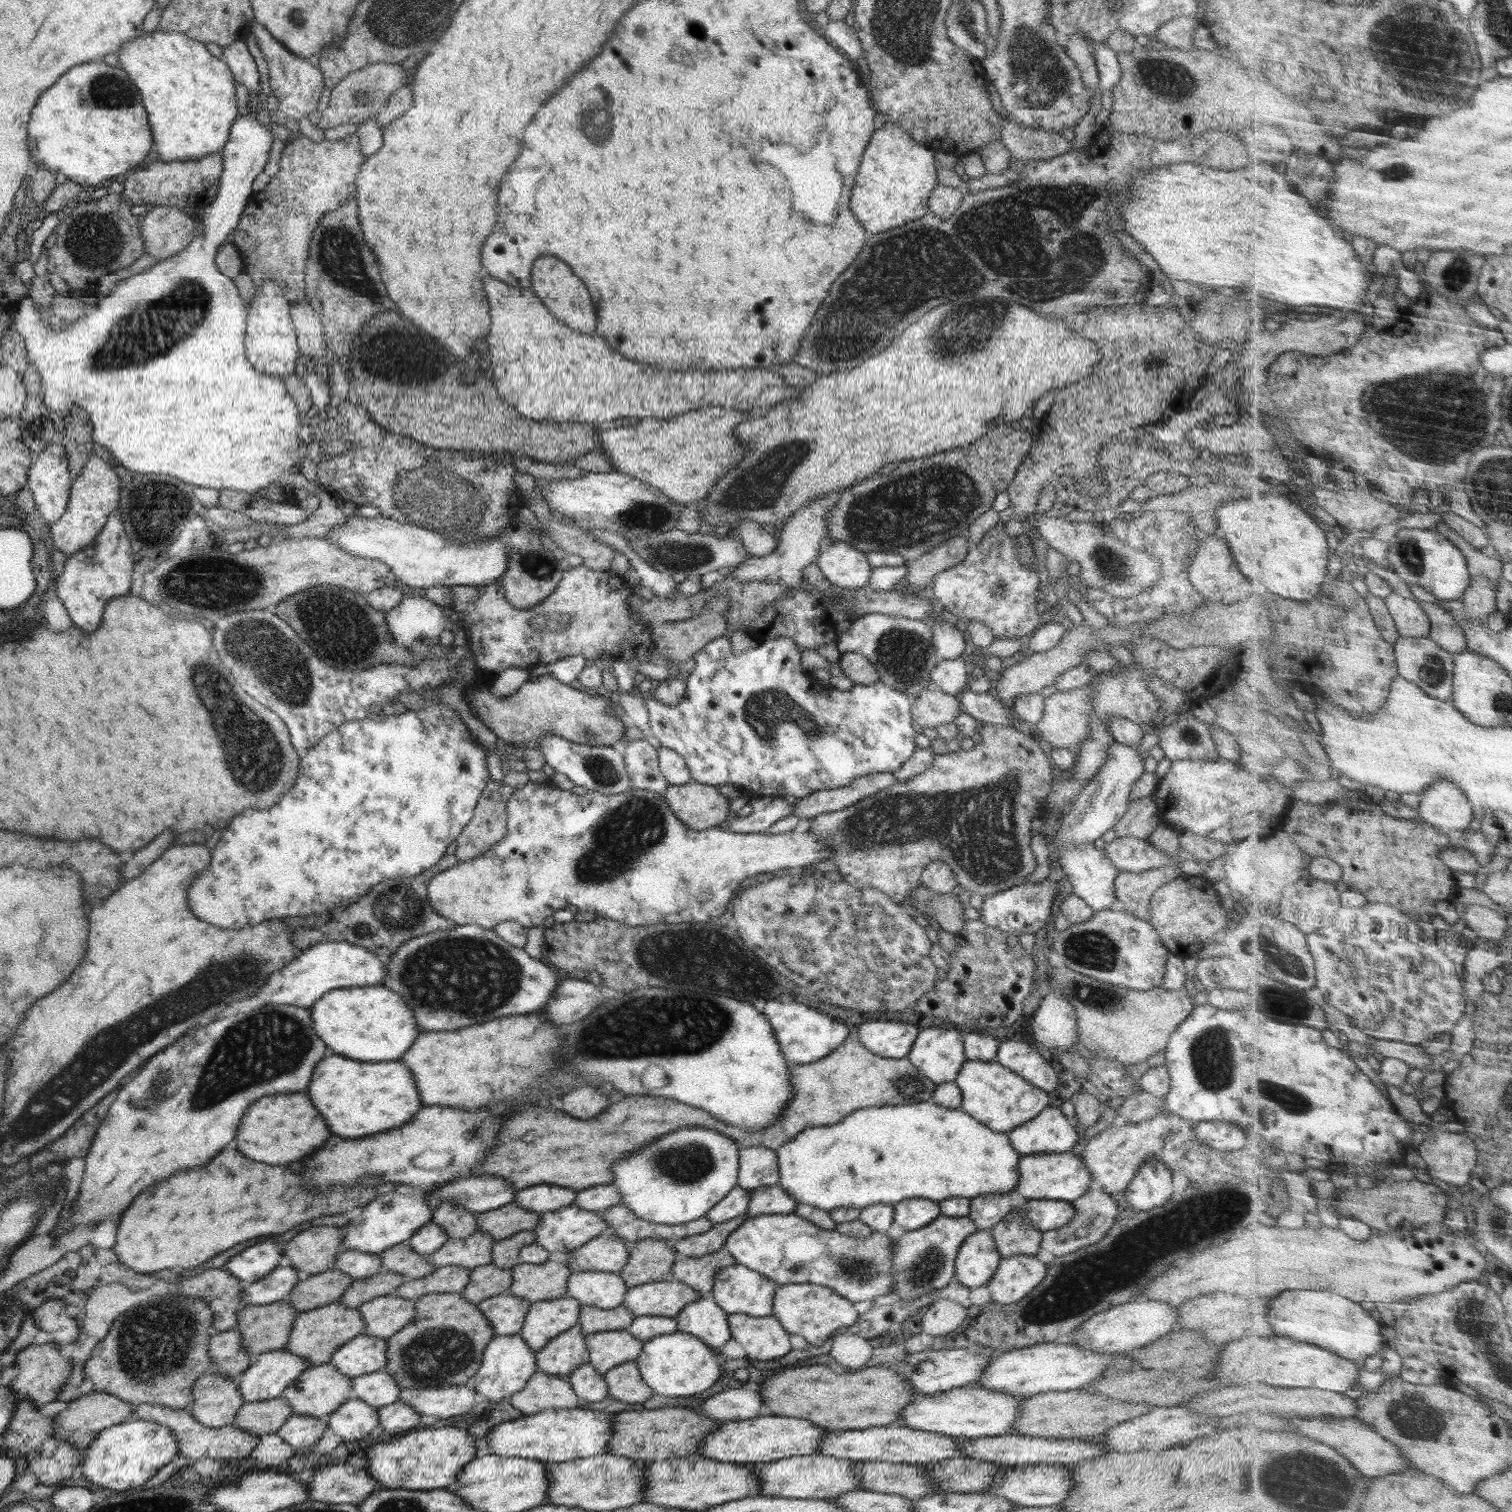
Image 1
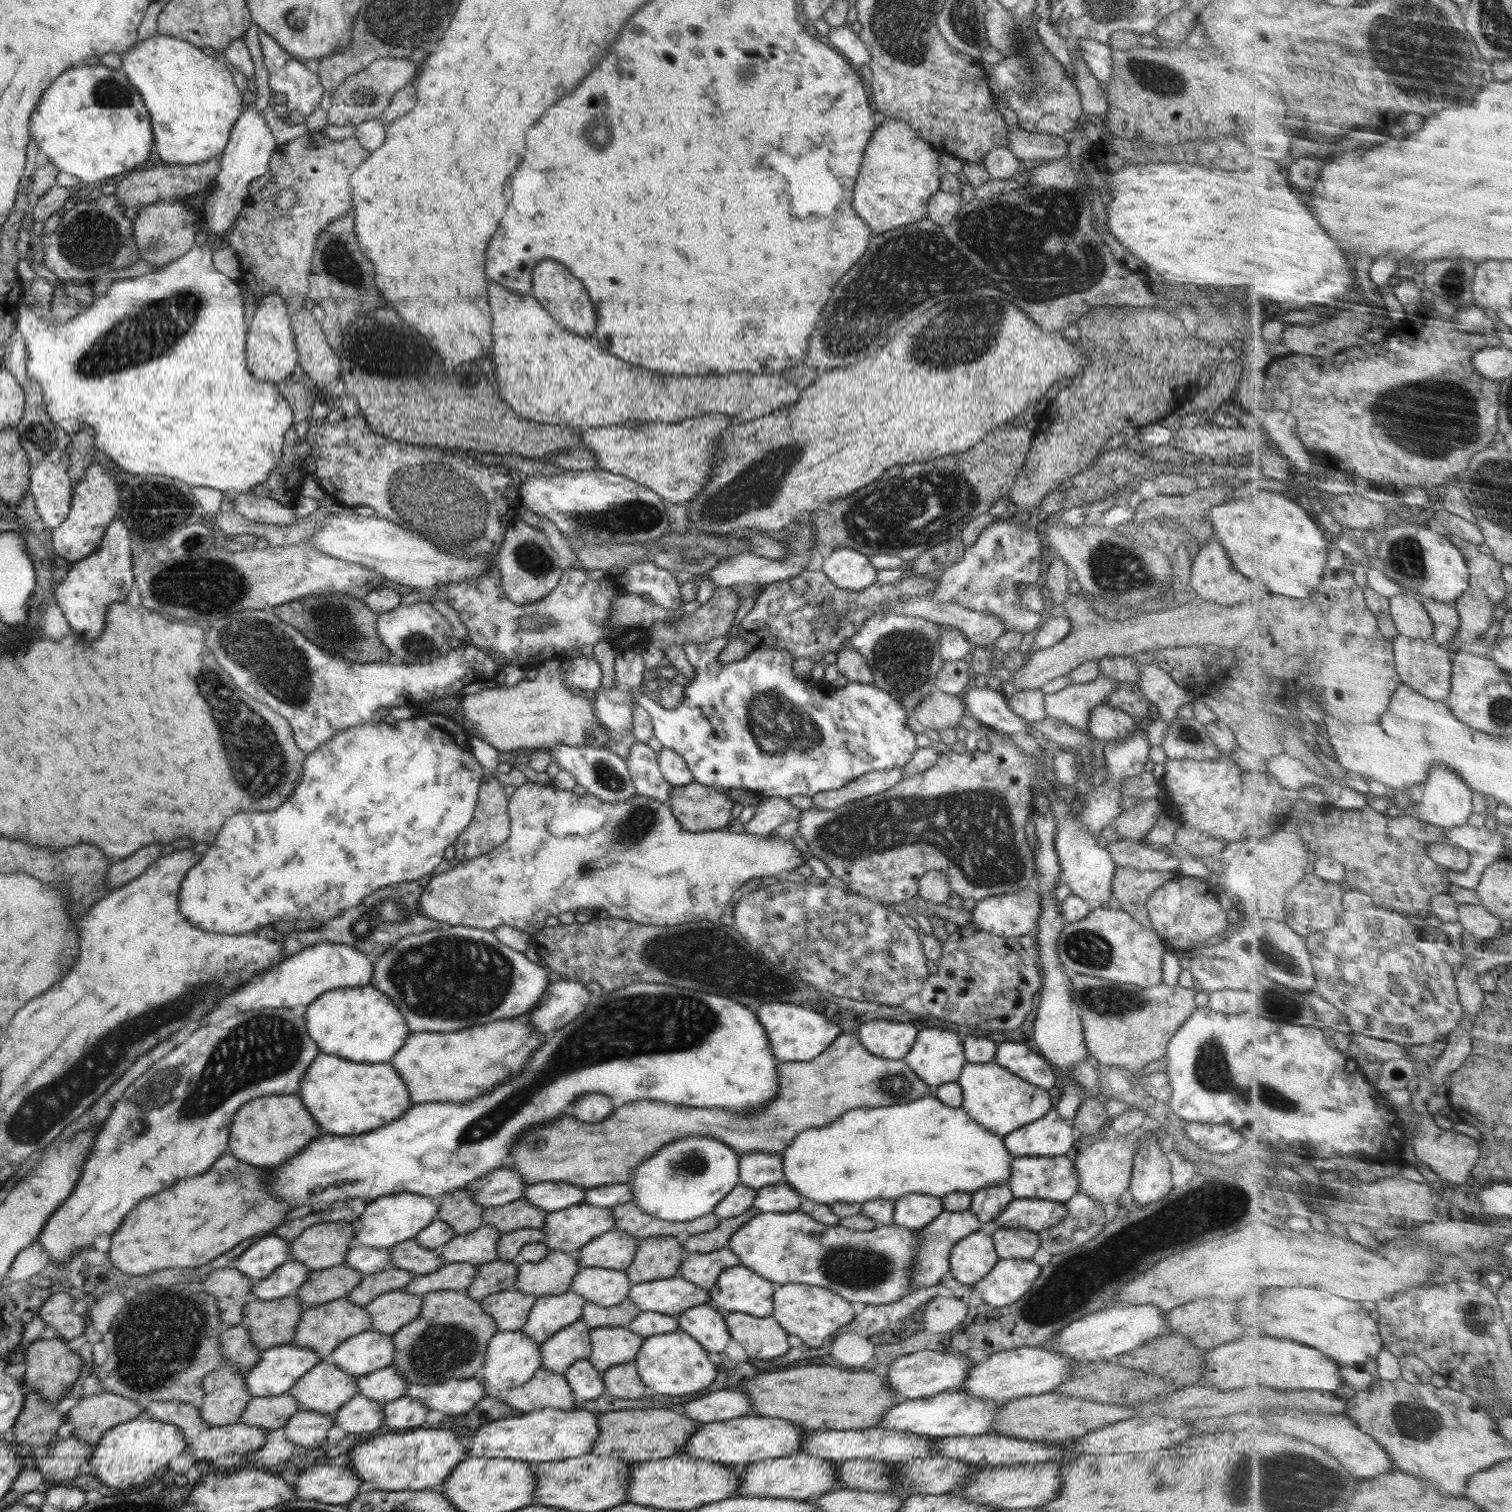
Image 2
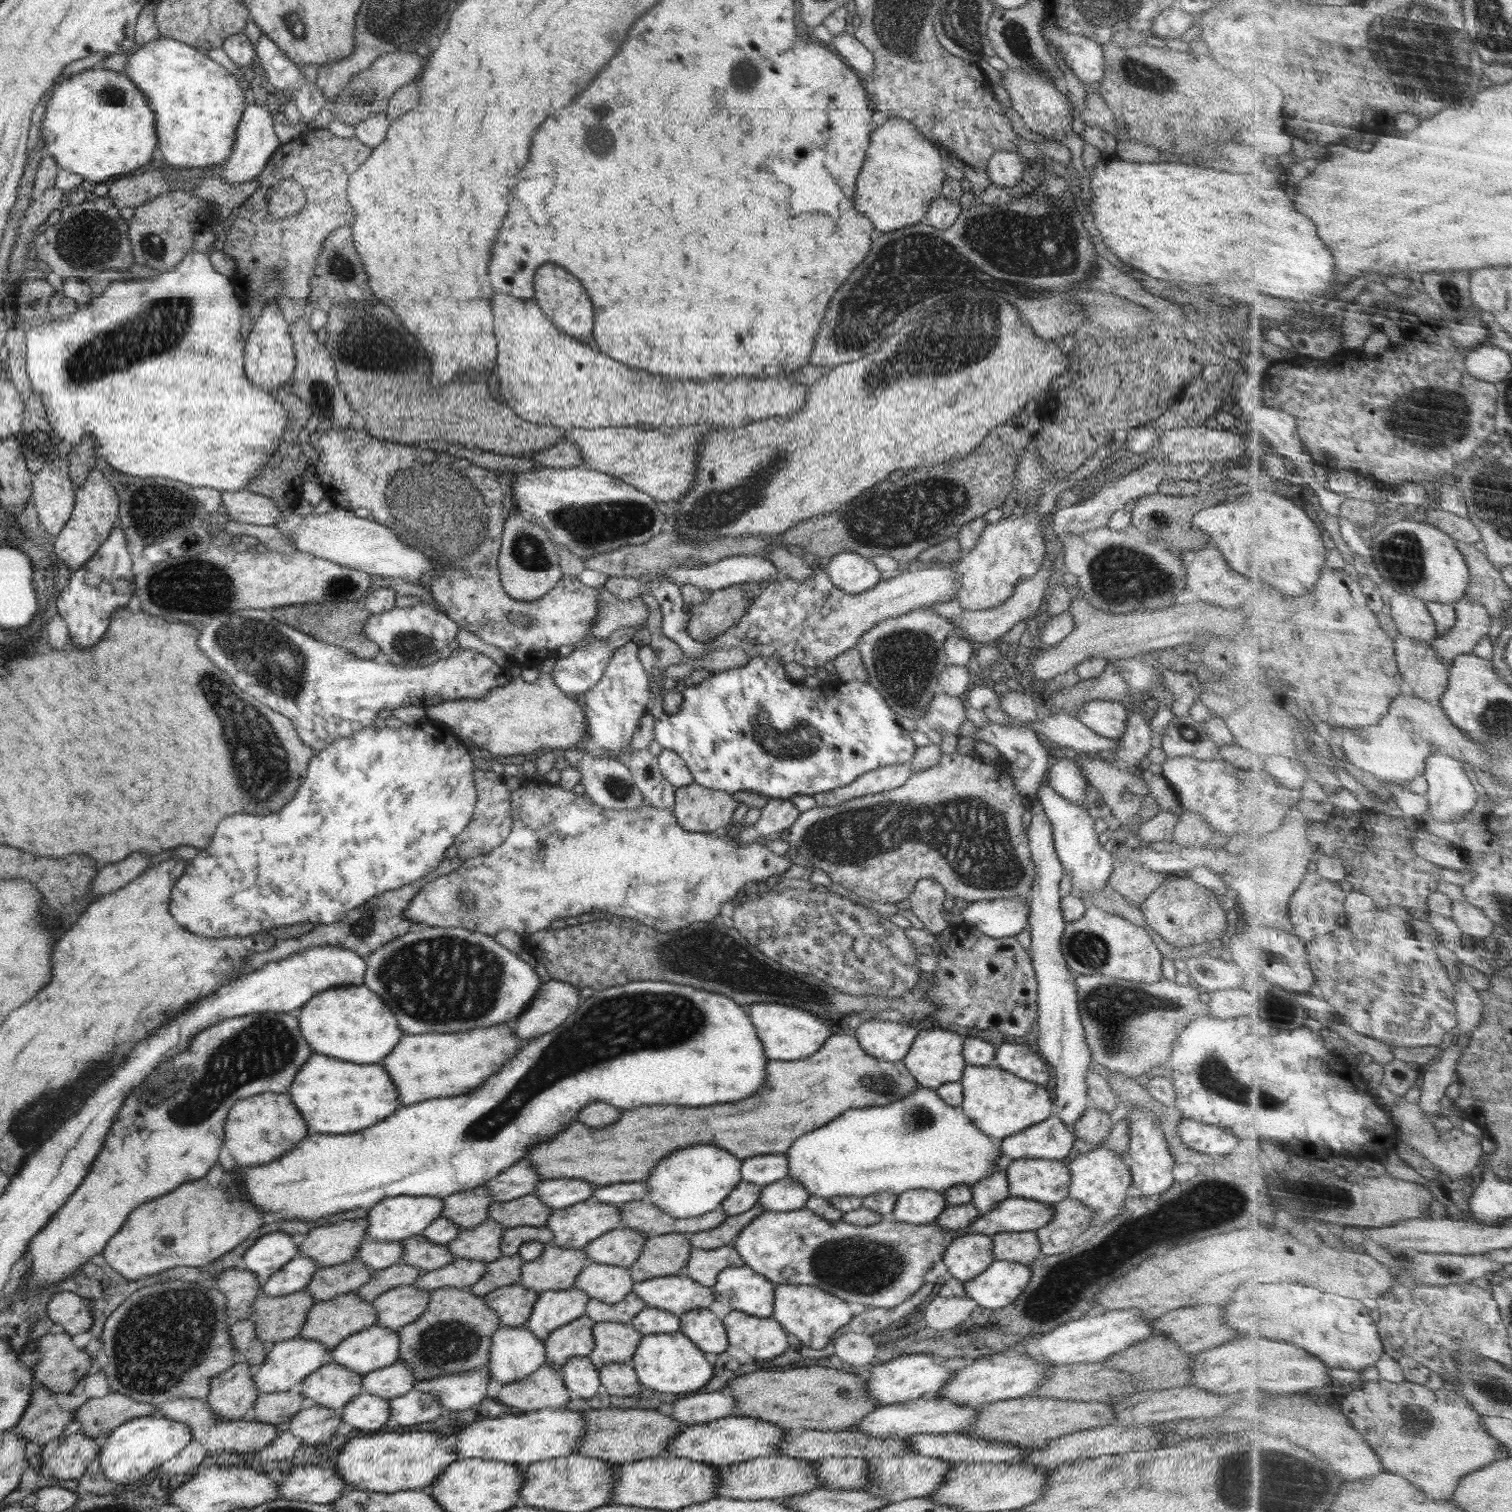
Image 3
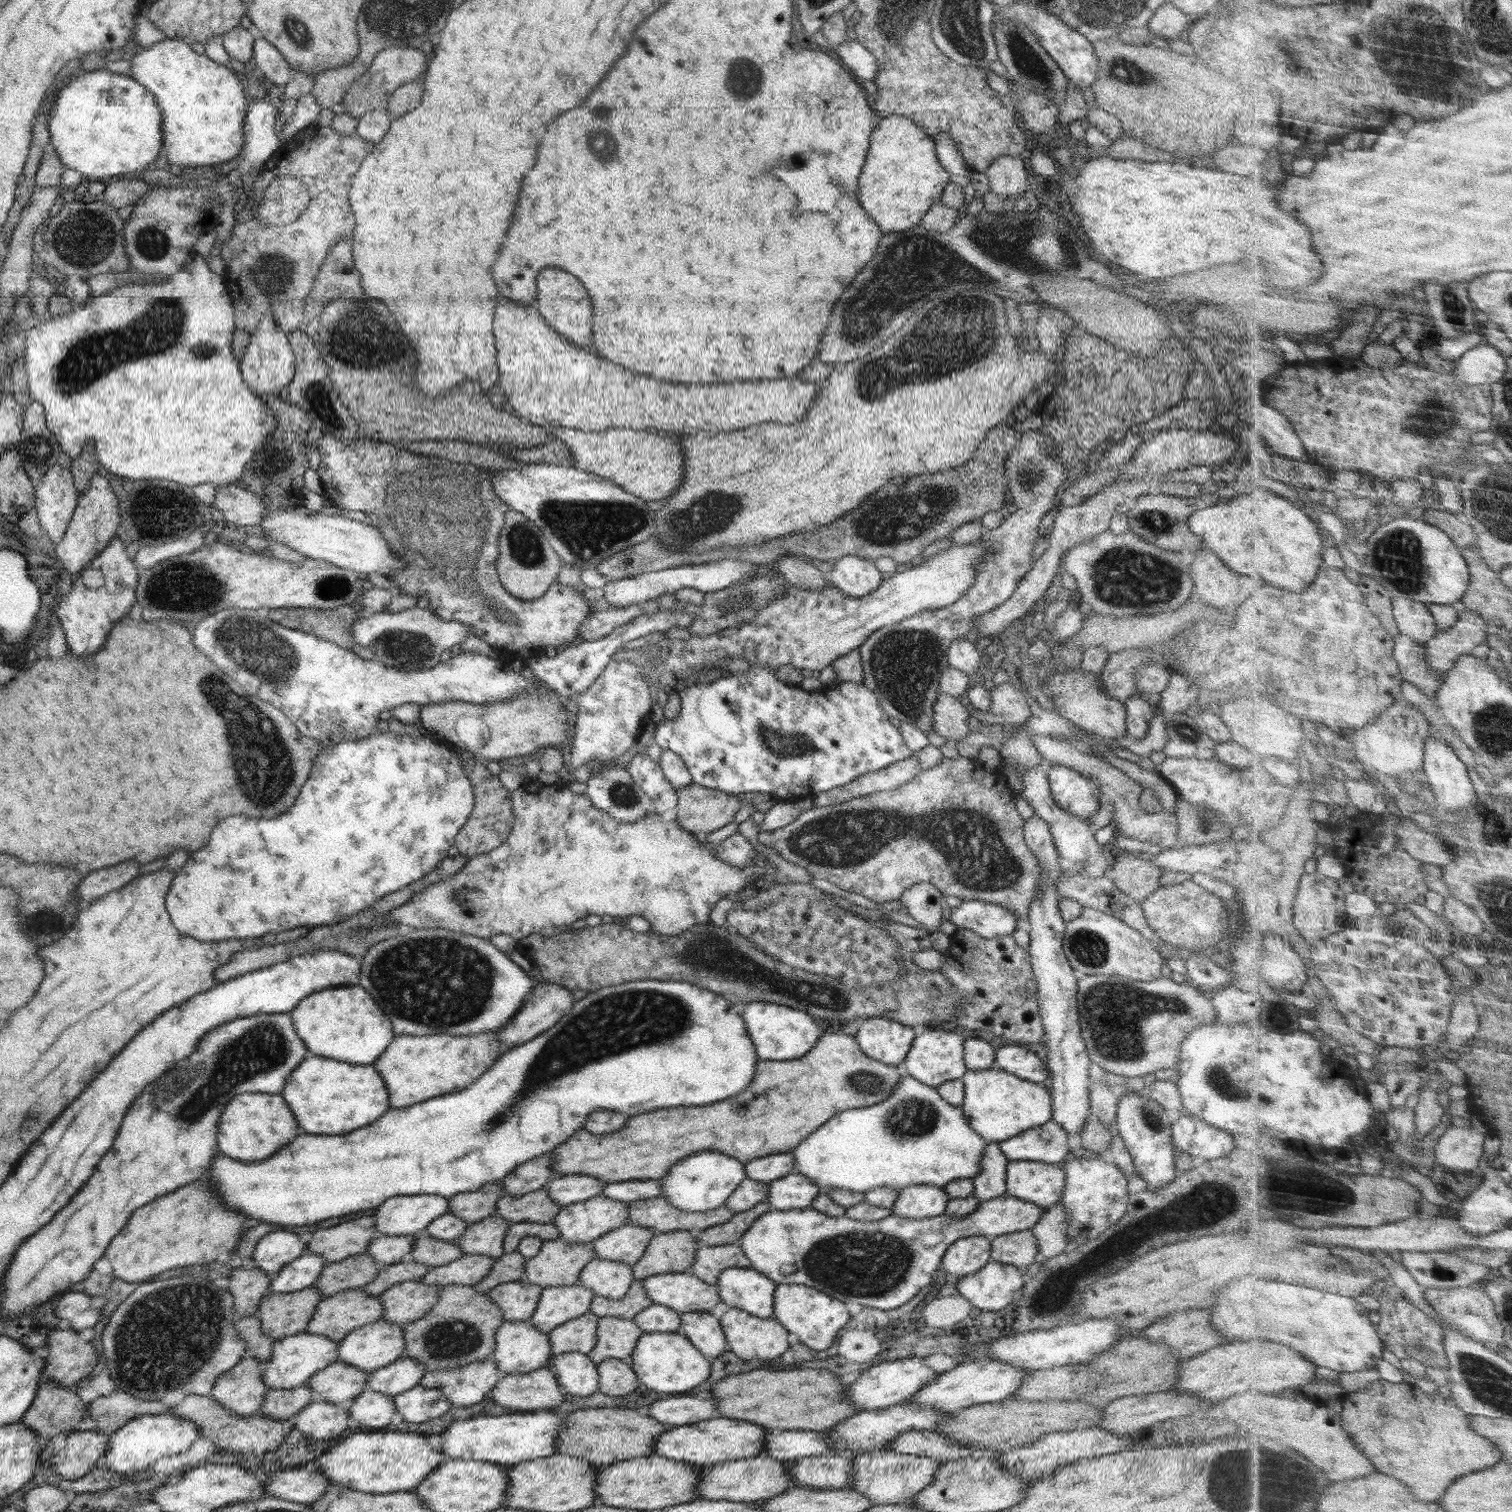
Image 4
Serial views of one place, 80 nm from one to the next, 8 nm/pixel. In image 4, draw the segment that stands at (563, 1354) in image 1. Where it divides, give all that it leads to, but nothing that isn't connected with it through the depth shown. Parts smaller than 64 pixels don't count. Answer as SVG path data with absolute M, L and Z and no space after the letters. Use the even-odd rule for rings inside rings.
M588 1312L564 1325L556 1326L546 1336L550 1342L551 1356L572 1352L588 1355L596 1345L596 1326L599 1318Z

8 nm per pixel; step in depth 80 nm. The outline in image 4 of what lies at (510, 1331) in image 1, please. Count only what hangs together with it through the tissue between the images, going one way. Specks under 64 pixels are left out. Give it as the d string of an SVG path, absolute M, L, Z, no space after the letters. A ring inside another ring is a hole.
M528 1280L505 1282L491 1288L487 1295L500 1307L505 1321L528 1322L544 1288Z

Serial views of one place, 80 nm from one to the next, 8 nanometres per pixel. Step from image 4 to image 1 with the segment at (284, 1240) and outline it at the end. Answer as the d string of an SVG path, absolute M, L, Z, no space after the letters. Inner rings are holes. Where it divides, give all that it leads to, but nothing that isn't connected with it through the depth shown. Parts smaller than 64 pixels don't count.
M262 1242L233 1256L224 1269L238 1277L241 1288L244 1288L270 1274L278 1266L282 1256L283 1252L274 1242Z

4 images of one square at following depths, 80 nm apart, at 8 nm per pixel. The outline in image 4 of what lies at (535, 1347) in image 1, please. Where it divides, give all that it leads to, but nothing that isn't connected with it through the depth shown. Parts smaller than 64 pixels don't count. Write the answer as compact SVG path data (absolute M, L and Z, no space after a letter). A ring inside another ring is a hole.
M580 1284L546 1287L530 1323L538 1332L547 1335L556 1326L587 1314L594 1297L592 1290Z

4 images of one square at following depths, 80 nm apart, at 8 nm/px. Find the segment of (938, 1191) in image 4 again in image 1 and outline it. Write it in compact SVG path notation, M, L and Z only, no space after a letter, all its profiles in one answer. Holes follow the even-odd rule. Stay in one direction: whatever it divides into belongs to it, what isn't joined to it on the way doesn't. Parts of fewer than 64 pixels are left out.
M907 1198L893 1205L893 1219L906 1231L929 1225L941 1214L938 1201Z

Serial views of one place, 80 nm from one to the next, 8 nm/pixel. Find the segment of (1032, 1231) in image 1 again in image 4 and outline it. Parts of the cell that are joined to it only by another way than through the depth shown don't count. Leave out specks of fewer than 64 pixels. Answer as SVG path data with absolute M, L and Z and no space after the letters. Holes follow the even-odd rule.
M1028 1229L991 1238L990 1252L990 1261L1029 1267L1035 1262L1039 1248L1037 1238Z

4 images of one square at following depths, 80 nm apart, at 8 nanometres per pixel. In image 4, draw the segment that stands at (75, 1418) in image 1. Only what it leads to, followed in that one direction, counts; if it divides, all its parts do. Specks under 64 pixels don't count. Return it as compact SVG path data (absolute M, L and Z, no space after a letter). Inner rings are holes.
M116 1388L108 1396L99 1396L89 1402L87 1414L98 1422L94 1431L110 1436L132 1418L170 1412L170 1407L170 1402L145 1401Z

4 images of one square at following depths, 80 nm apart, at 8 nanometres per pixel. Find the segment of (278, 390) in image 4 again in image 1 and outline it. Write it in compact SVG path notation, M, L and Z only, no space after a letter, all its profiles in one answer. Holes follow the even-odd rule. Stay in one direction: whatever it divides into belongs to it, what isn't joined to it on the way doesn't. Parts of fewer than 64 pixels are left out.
M266 281L262 286L258 286L250 309L247 309L245 352L248 362L262 375L283 378L298 371L296 362L299 349L290 311L288 299L274 281Z

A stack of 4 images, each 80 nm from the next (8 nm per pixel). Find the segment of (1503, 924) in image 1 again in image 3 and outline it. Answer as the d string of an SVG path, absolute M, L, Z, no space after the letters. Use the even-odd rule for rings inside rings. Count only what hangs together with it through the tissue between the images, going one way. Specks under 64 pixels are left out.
M1462 900L1454 902L1453 920L1464 933L1474 937L1490 936L1497 925L1482 909Z

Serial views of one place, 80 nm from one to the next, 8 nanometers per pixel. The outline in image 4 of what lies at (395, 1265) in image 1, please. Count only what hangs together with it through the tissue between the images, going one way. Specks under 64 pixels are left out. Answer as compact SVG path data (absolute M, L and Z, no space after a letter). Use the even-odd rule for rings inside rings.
M422 1229L415 1234L415 1243L410 1260L425 1264L428 1268L444 1266L463 1255L463 1250L455 1241L445 1241L434 1238L428 1231Z

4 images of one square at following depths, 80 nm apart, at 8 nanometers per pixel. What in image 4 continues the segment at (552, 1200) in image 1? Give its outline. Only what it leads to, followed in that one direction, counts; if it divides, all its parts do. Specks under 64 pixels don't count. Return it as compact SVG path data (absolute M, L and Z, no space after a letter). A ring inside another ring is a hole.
M567 1174L551 1179L546 1190L549 1197L562 1207L602 1195L606 1185L592 1175Z

